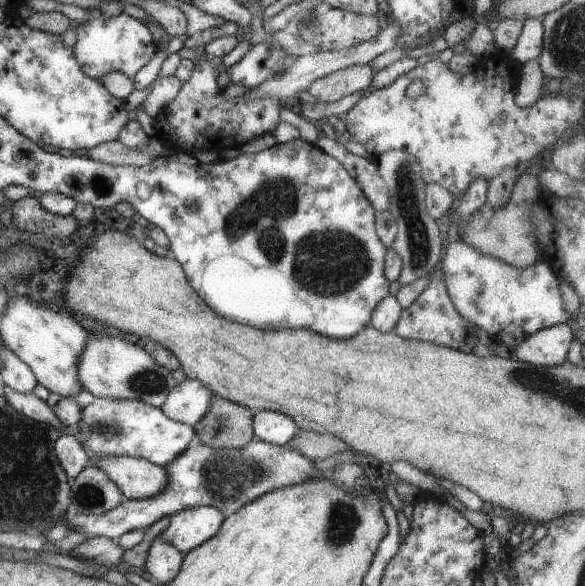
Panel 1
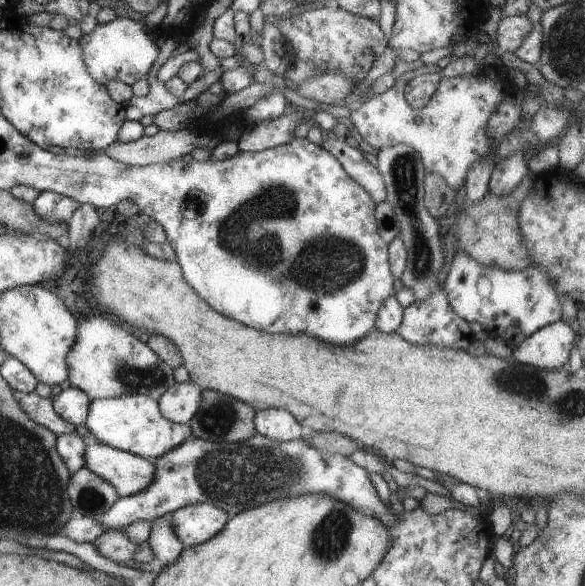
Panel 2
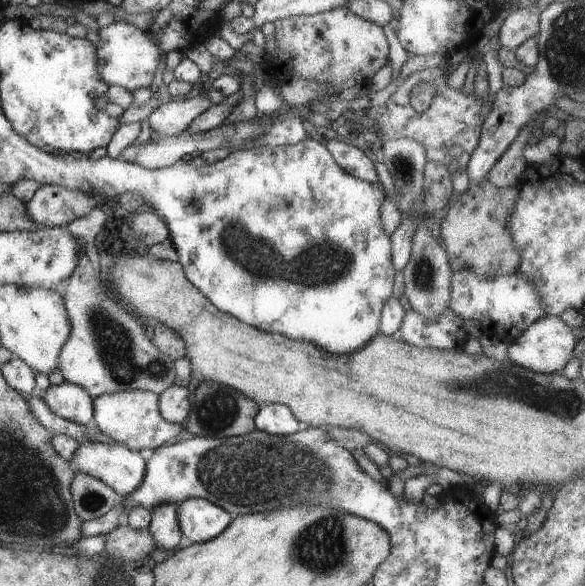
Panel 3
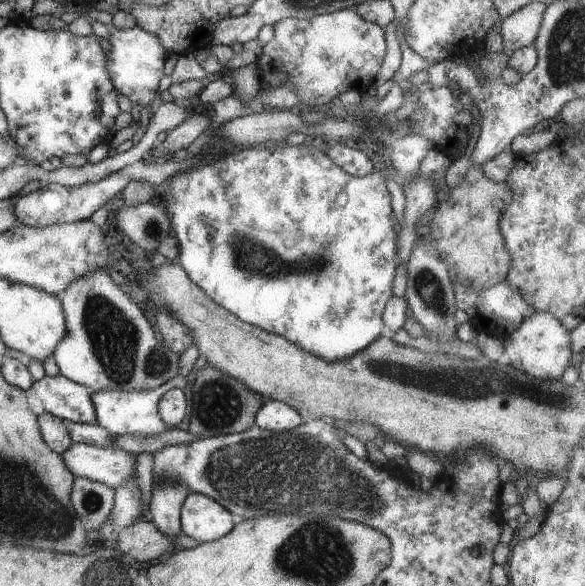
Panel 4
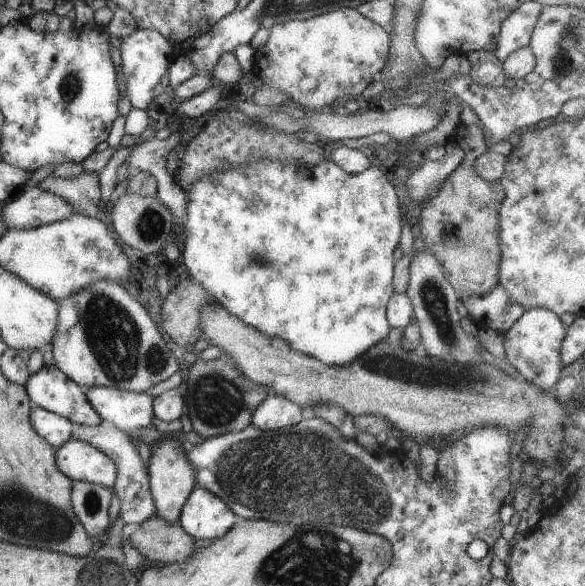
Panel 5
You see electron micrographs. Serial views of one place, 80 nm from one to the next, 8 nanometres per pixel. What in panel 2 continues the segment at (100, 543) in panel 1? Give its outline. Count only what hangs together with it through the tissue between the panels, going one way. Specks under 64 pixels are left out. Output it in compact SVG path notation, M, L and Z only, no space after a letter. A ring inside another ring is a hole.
M107 529L92 540L97 552L114 563L129 565L138 544L129 540L124 530Z

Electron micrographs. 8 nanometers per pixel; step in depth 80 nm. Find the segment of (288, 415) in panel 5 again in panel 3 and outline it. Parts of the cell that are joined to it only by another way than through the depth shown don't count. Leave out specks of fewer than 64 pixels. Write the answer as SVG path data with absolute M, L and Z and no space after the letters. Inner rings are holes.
M267 404L254 416L254 428L270 435L287 436L307 426L297 422L287 406Z

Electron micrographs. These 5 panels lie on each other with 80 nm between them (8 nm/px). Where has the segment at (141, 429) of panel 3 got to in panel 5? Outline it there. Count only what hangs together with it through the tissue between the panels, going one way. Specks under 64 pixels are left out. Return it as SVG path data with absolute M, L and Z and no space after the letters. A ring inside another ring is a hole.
M89 387L85 398L103 423L131 433L149 427L154 416L151 390L128 392L115 388Z

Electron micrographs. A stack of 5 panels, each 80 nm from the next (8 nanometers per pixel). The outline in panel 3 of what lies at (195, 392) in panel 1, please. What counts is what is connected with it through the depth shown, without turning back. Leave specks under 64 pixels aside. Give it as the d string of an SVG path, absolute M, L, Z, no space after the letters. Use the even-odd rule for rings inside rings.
M169 385L158 394L158 409L163 420L183 425L189 414L189 390L187 386Z

